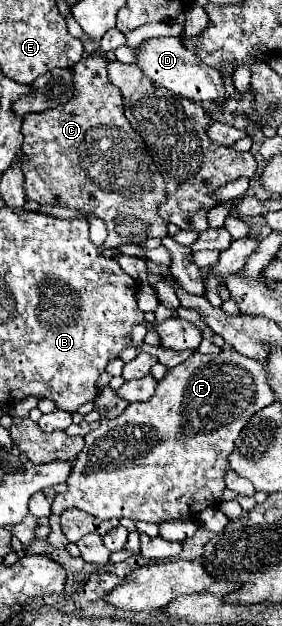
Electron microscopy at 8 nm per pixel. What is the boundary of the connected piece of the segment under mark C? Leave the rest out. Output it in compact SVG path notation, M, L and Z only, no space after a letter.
M117 28L105 32L101 50L75 66L75 98L53 110L25 114L23 120L23 152L31 158L27 170L23 170L27 200L35 200L41 206L57 204L81 214L97 214L107 226L105 248L121 244L139 246L147 238L167 236L167 220L157 212L167 200L163 176L153 164L143 138L125 118L123 98L111 86L105 72L103 54L113 62L116 56L109 50L117 50L119 46L125 46L125 36Z

